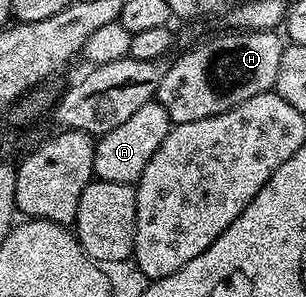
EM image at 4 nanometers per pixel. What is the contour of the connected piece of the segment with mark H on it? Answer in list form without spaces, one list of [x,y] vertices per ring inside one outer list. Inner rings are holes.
[[[271,30],[224,33],[199,43],[182,58],[168,63],[155,98],[167,112],[170,123],[191,124],[191,120],[219,116],[243,104],[243,100],[268,94],[276,87],[279,62],[283,60],[285,51],[282,35]]]

